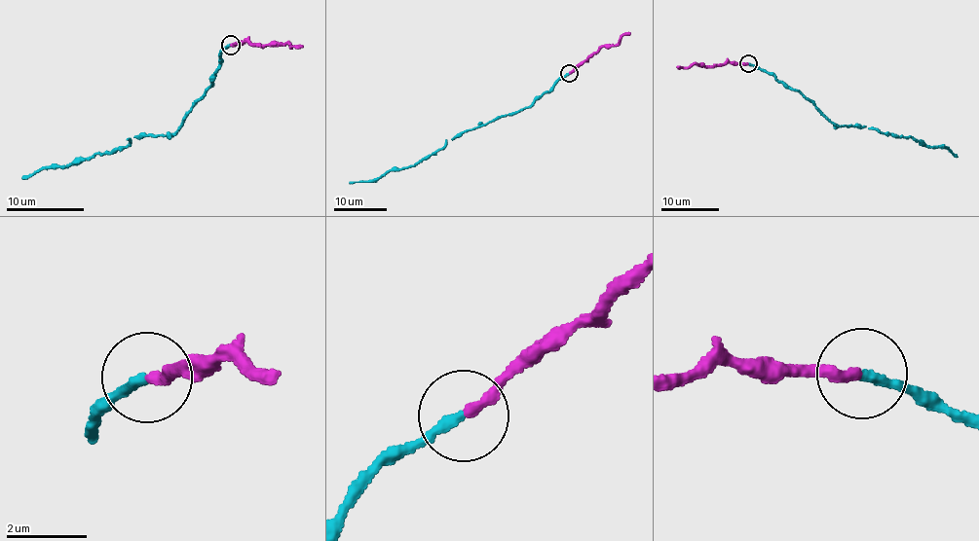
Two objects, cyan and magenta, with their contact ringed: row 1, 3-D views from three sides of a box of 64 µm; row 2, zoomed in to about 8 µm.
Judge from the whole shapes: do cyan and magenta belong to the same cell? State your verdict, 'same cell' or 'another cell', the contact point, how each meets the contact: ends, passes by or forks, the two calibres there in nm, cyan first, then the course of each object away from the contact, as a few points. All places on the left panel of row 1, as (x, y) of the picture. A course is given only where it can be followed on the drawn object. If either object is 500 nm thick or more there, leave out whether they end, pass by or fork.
another cell; at (230, 45); cyan ends there; magenta ends there; 240 nm thick on the cyan side, 280 nm on the other; cyan runs (230, 44), (222, 48), (210, 87), (196, 98), (174, 133), (133, 136), (127, 139), (128, 146), (21, 178); magenta runs (232, 44), (250, 41), (265, 45), (301, 46)

